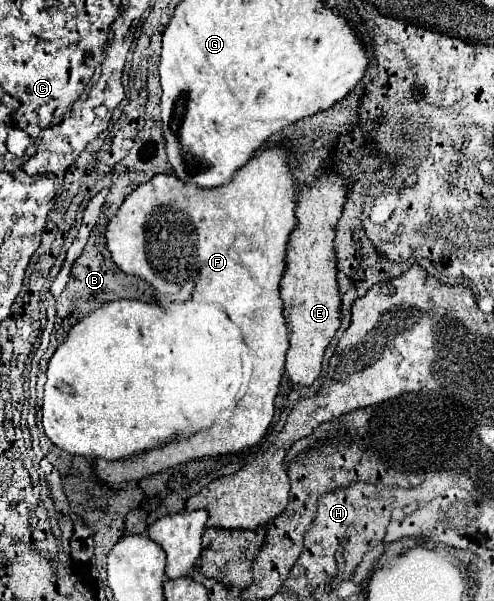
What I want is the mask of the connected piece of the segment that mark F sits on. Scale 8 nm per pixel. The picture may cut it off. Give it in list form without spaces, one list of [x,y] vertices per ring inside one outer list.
[[[262,150],[234,174],[234,180],[230,180],[230,184],[210,190],[202,190],[194,184],[184,184],[174,174],[158,174],[150,182],[140,184],[124,200],[118,214],[110,220],[106,228],[106,240],[116,266],[126,274],[140,276],[156,290],[156,294],[162,294],[168,300],[198,300],[222,306],[230,320],[244,334],[244,342],[250,352],[250,368],[246,376],[246,388],[242,388],[238,406],[230,416],[218,420],[210,430],[180,442],[172,442],[166,448],[132,456],[128,460],[96,460],[96,476],[108,486],[116,486],[130,480],[142,480],[164,468],[174,468],[196,458],[242,452],[246,448],[256,446],[264,438],[268,426],[272,424],[274,398],[278,394],[278,384],[284,374],[284,362],[288,352],[288,328],[284,320],[282,298],[278,296],[278,284],[284,274],[286,244],[296,226],[296,186],[290,156],[290,150]]]

